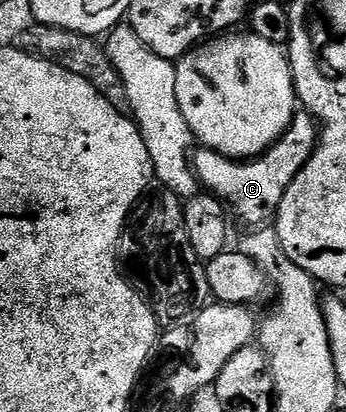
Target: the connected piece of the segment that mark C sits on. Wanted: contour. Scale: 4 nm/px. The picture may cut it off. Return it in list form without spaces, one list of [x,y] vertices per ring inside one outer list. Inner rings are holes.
[[[299,109],[283,136],[262,155],[240,161],[229,159],[216,151],[199,149],[193,155],[193,170],[200,184],[216,199],[226,204],[234,218],[236,215],[241,222],[248,223],[248,228],[255,229],[266,224],[263,223],[266,219],[267,222],[274,220],[279,214],[279,202],[285,189],[289,189],[293,177],[297,177],[297,173],[301,173],[301,169],[310,161],[316,146],[316,120]]]

